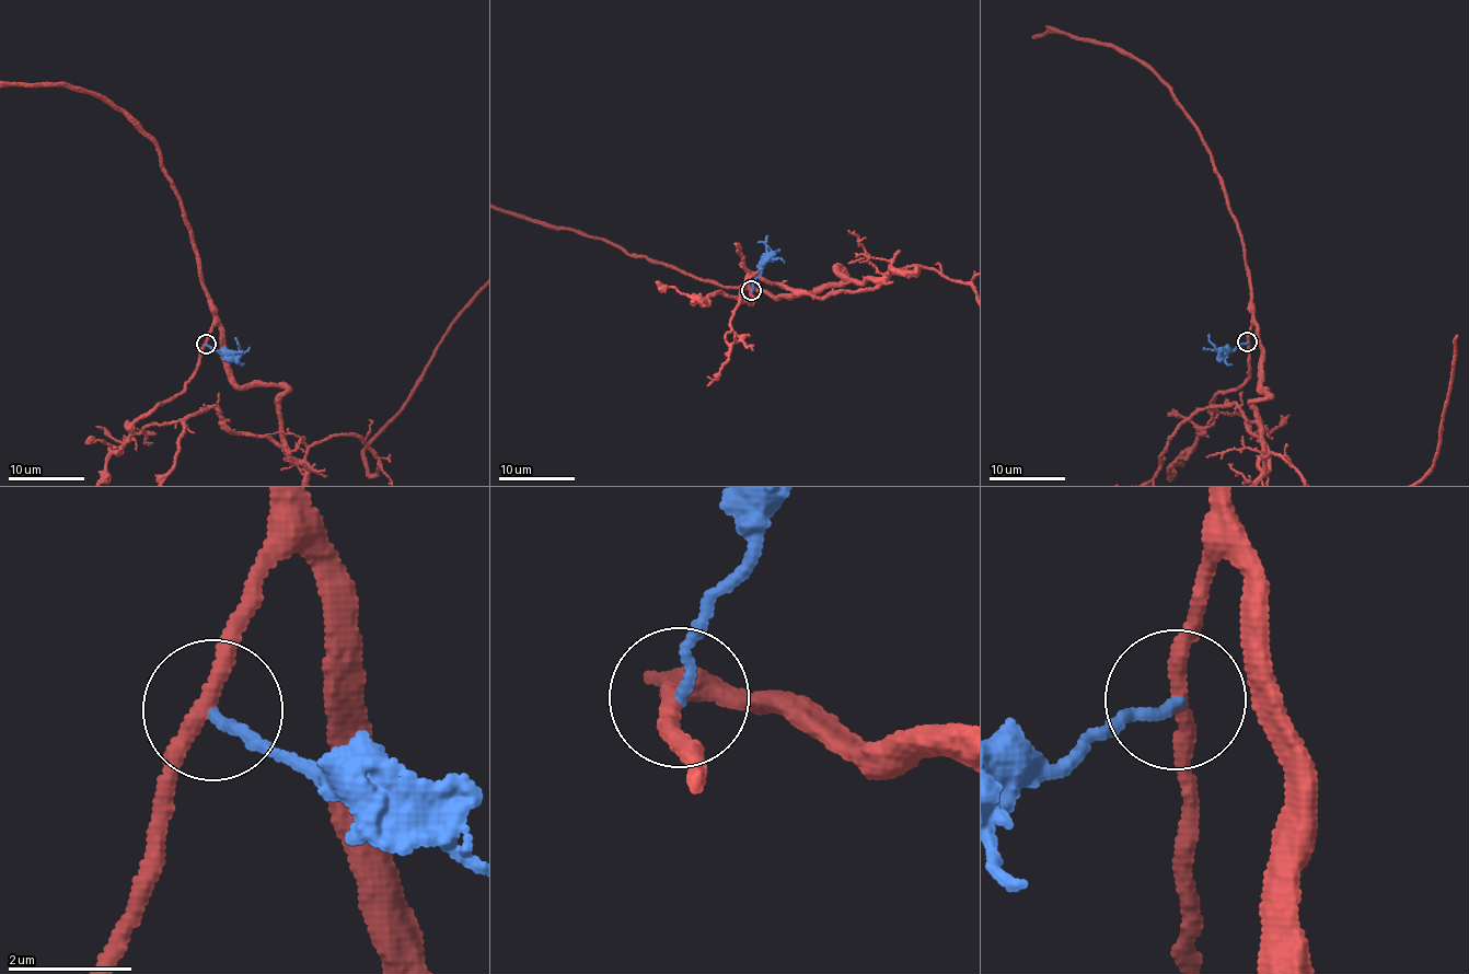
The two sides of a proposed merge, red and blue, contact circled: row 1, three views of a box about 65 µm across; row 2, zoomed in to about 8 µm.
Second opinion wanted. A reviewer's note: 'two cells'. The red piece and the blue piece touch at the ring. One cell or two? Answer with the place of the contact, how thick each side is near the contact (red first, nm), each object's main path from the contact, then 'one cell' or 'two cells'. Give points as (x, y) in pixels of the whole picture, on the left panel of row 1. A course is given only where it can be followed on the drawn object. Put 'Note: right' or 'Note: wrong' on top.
Note: right
(206, 344) | 240/150 nm | red via (206, 344), (217, 324), (231, 380), (287, 387), (297, 460), (356, 435), (370, 475), (453, 319) | blue via (206, 344), (222, 352), (238, 352), (235, 337) | two cells

